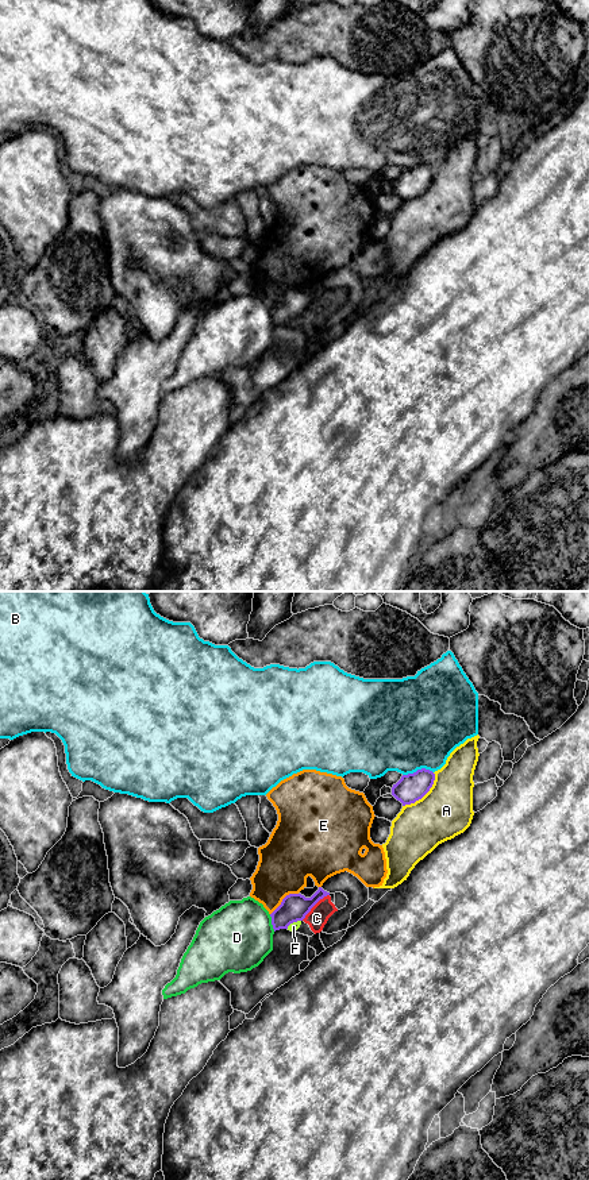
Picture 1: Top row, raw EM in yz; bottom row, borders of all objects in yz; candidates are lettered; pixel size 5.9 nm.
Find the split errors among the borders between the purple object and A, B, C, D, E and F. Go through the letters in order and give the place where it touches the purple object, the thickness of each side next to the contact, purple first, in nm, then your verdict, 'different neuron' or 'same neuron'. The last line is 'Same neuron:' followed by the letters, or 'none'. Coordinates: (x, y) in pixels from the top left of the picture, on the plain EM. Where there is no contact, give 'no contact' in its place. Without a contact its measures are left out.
A: contact yz (424, 189); calibres 170 and 320 nm; different neuron
B: contact yz (418, 165); calibres 170 and 500 nm; different neuron
C: contact yz (314, 300); calibres 160 and 120 nm; different neuron
D: contact yz (272, 317); calibres 160 and 400 nm; different neuron
E: contact yz (283, 294); calibres 160 and 320 nm; different neuron
F: contact yz (293, 316); calibres 160 and 50 nm; different neuron
Same neuron: none

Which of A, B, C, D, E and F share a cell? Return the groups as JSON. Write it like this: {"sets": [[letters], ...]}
{"sets": [["A"], ["B"], ["C", "F"], ["D"], ["E"]]}

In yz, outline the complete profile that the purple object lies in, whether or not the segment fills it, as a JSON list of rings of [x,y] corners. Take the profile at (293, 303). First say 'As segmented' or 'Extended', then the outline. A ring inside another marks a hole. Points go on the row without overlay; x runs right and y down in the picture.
As segmented. [[[322,282],[311,292],[305,293],[301,289],[286,290],[281,300],[270,309],[274,327],[288,324],[293,317],[303,316],[311,304],[330,288]]]

